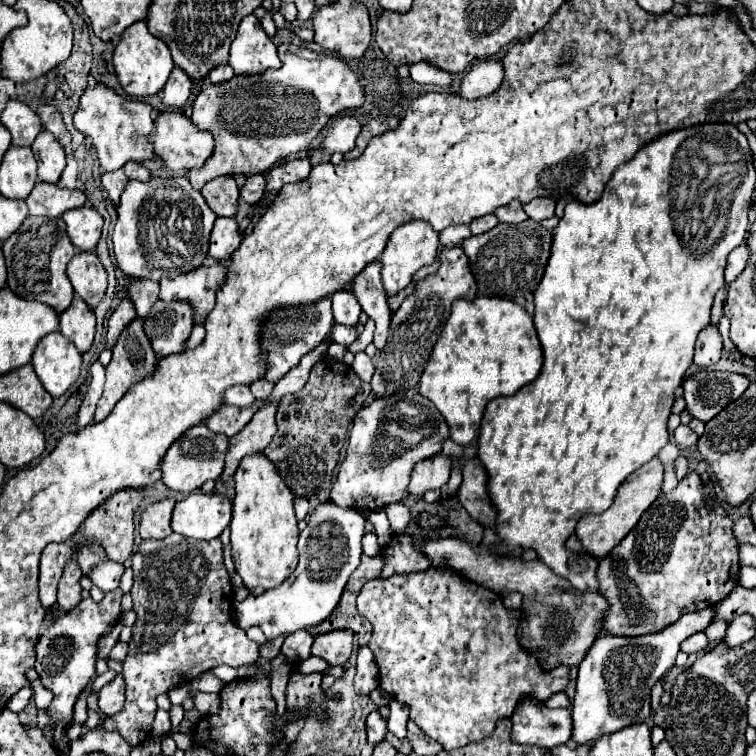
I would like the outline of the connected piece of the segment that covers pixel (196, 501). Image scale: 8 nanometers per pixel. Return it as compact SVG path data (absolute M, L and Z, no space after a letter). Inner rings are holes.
M193 492L179 500L173 510L173 532L195 540L217 538L231 522L233 504L227 494Z

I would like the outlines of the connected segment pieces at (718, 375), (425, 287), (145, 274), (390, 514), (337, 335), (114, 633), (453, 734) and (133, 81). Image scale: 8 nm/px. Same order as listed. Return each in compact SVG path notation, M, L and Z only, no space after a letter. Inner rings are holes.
M701 370L683 380L683 398L693 418L709 422L729 402L737 400L749 386L747 376L733 372Z
M461 246L443 248L441 266L437 274L417 282L415 292L409 294L399 306L399 310L391 316L387 344L383 350L375 354L375 374L371 378L371 388L375 398L385 398L397 392L405 392L409 388L417 388L421 374L425 370L425 364L431 356L431 350L445 326L445 320L449 318L451 304L457 298L473 300L475 292L477 292L477 286L469 272L469 264Z
M155 176L149 182L129 180L121 202L117 206L117 224L113 228L113 252L117 266L133 278L149 278L159 282L169 274L187 274L199 268L209 252L209 234L213 230L217 216L211 212L203 194L197 192L187 178L161 178Z
M395 502L395 504L387 504L385 512L387 512L387 518L391 522L391 530L395 534L405 534L407 532L407 526L411 522L409 508L403 502Z
M333 324L333 328L331 328L331 336L333 336L333 340L335 340L337 344L349 346L349 344L357 338L357 332L355 332L353 326L347 328L347 326L343 326L343 324Z
M115 624L115 626L111 626L111 628L103 634L103 638L99 640L97 658L103 658L103 660L107 660L107 658L109 658L111 648L113 648L113 646L115 646L115 642L119 640L119 632L121 632L121 624Z
M431 566L427 572L369 580L357 596L357 610L373 626L373 636L367 646L375 654L379 686L393 694L395 700L407 704L411 720L447 752L491 736L495 724L511 718L519 700L525 696L547 702L571 682L571 670L567 666L543 670L539 660L521 648L517 638L521 610L509 610L497 592L465 580L455 570Z
M143 20L125 28L125 32L121 34L121 40L115 48L113 64L115 64L115 72L117 72L125 92L131 96L157 94L165 86L165 82L175 66L167 44L163 44L163 40L159 40L157 36L151 36L151 32L147 30L147 24Z

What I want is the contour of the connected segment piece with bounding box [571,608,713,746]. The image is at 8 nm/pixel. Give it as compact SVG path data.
M705 608L703 612L691 612L681 616L675 624L655 632L655 634L645 634L645 636L635 636L635 638L625 638L625 636L601 636L595 640L595 644L589 648L587 656L579 664L579 674L577 674L577 692L573 698L573 744L593 744L605 734L619 732L619 728L627 728L639 722L647 722L651 716L651 688L653 684L673 666L675 656L679 652L679 644L699 632L705 630L711 624L713 618L713 608Z

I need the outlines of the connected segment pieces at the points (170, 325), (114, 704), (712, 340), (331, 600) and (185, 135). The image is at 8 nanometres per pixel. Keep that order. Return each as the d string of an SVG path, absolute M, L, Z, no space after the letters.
M157 300L151 308L151 316L147 316L143 324L157 358L173 352L183 352L183 344L193 328L193 306L189 300Z
M117 674L113 682L101 688L99 692L99 710L105 714L117 714L125 704L125 680L123 674Z
M709 322L707 328L699 332L693 362L701 368L711 368L721 358L721 352L723 352L723 338L719 334L719 328Z
M319 504L309 516L307 528L299 534L299 564L295 572L277 588L265 590L259 596L247 596L243 602L233 606L233 620L245 630L259 626L267 640L289 636L297 630L311 628L335 610L349 576L361 562L361 538L365 518L355 508L339 508L337 504Z
M161 112L155 118L155 132L151 132L151 144L155 154L161 156L167 168L171 170L191 170L201 166L213 152L213 136L201 132L185 114L181 112Z

